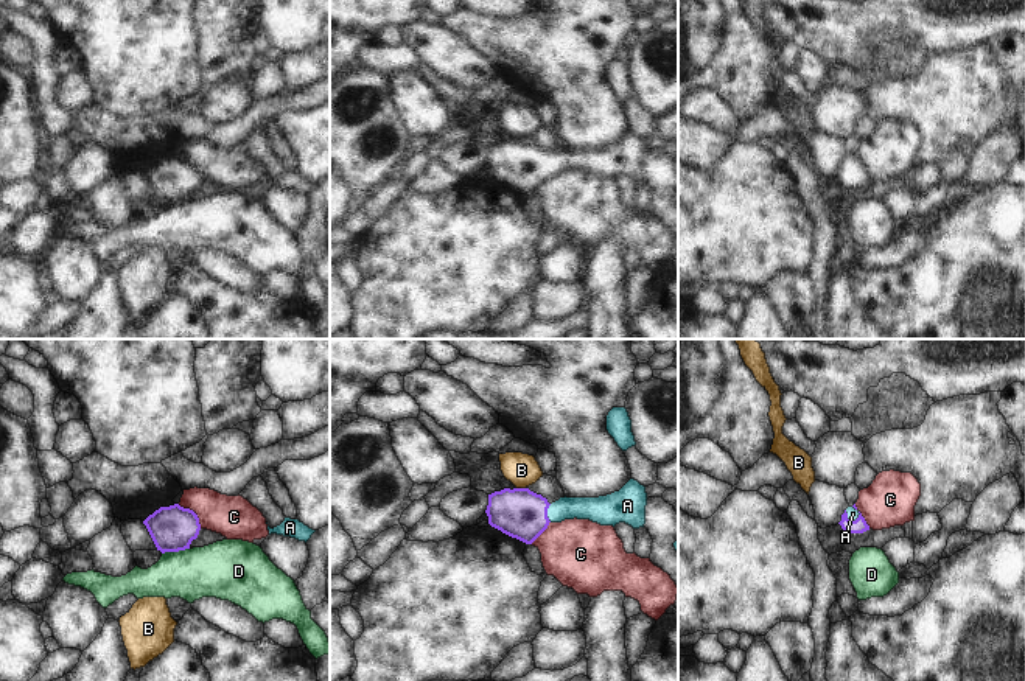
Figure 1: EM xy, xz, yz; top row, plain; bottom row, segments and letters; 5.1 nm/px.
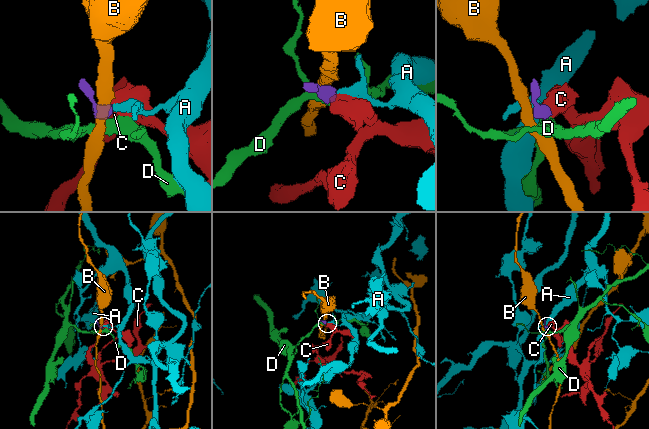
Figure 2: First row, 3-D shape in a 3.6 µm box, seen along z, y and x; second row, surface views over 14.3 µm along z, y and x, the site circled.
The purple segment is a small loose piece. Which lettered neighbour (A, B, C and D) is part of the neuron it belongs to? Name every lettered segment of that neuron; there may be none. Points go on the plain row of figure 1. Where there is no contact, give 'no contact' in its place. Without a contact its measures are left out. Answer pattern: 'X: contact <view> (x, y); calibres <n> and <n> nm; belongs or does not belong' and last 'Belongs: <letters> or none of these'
A: contact xz (546, 165); calibres 260 and 130 nm; belongs
B: contact xz (521, 140); calibres 260 and 170 nm; does not belong
C: contact xy (193, 164); calibres 240 and 220 nm; does not belong
D: contact xy (174, 202); calibres 240 and 280 nm; does not belong
Belongs: A

